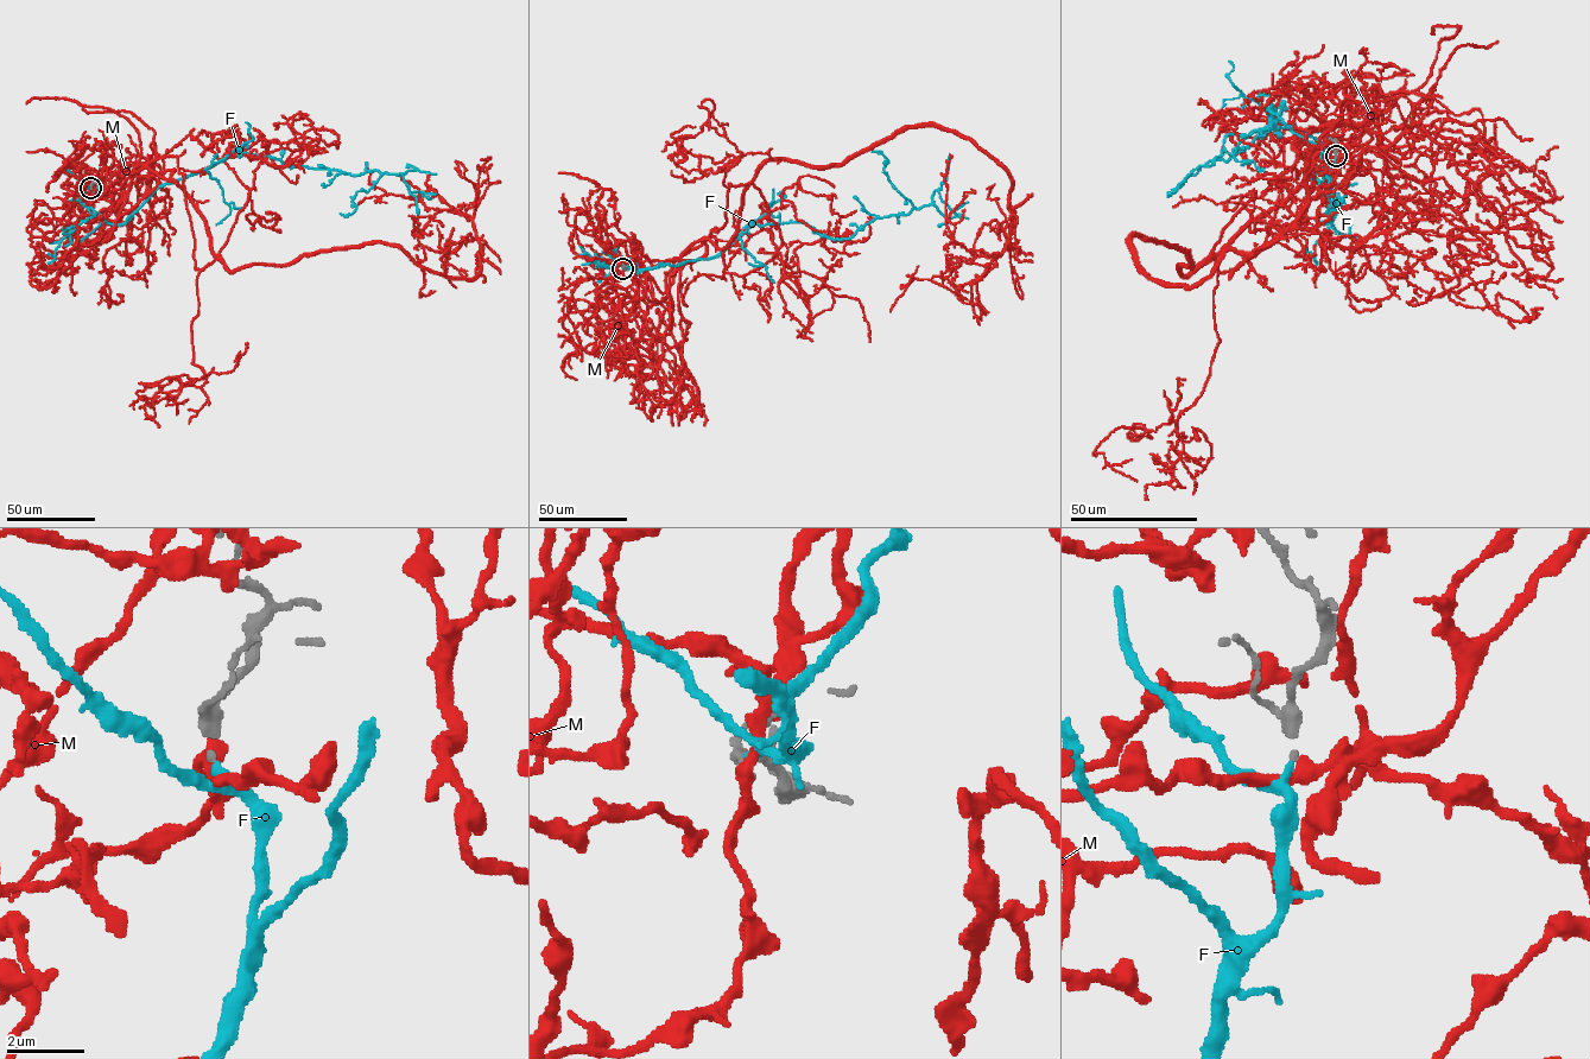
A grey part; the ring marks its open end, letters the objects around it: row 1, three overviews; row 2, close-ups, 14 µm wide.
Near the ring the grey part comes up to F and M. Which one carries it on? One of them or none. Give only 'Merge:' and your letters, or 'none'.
Merge: F

